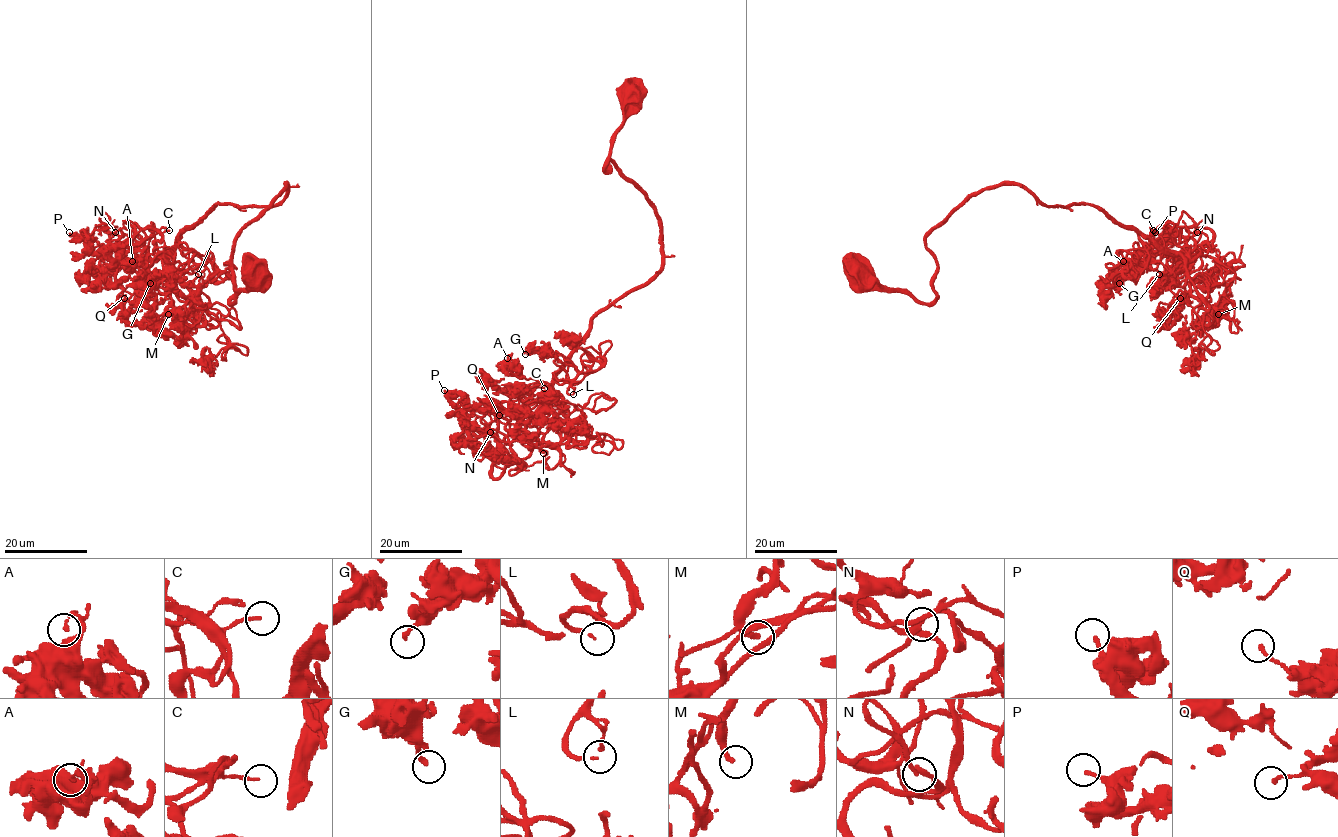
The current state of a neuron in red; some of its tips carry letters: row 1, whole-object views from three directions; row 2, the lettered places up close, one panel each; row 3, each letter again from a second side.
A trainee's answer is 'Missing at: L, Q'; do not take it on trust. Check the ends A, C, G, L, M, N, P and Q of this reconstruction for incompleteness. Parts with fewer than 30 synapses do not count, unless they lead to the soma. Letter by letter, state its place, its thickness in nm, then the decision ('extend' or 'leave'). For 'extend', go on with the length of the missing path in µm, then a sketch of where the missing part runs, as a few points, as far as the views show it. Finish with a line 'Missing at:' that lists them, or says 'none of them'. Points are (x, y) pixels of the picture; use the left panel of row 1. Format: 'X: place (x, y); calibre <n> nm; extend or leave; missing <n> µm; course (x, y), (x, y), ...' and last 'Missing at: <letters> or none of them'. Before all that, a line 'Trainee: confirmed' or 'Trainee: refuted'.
Trainee: confirmed
A: place (132, 261); calibre 110 nm; leave
C: place (169, 230); calibre 120 nm; leave
G: place (150, 283); calibre 180 nm; leave
L: place (198, 274); calibre 100 nm; extend; missing 25 µm; course (198, 274), (209, 288), (207, 290), (197, 287), (187, 296), (154, 292)
M: place (168, 314); calibre 260 nm; leave
N: place (115, 232); calibre 120 nm; leave
P: place (69, 232); calibre 150 nm; leave
Q: place (124, 298); calibre 150 nm; extend; missing 7 µm
Missing at: L, Q

